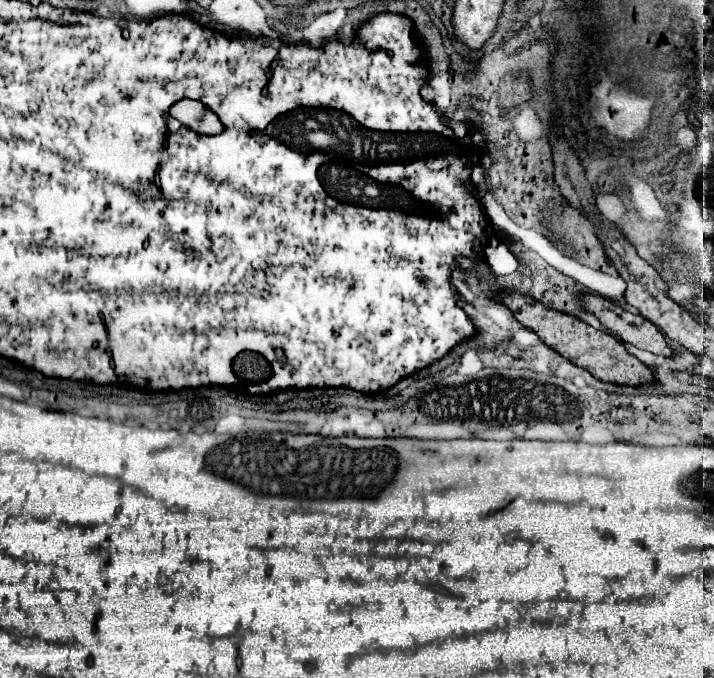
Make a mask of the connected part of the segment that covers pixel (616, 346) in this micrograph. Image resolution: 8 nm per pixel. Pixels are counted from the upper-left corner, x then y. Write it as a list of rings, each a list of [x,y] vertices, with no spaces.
[[[518,292],[500,294],[500,300],[514,312],[514,316],[520,324],[524,324],[532,332],[536,332],[548,346],[558,350],[564,358],[568,358],[576,366],[586,368],[594,378],[612,382],[612,384],[624,384],[624,386],[642,386],[642,384],[656,382],[654,372],[646,364],[642,364],[636,356],[632,356],[624,348],[624,344],[620,340],[616,340],[616,336],[606,334],[602,330],[594,330],[590,324],[586,324],[574,316],[550,310],[550,308],[542,306],[540,302],[536,302],[528,296],[522,296]]]

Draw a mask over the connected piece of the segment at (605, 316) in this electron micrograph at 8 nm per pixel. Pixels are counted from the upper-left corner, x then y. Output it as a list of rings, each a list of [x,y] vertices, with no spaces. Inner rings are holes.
[[[584,296],[582,304],[588,312],[592,312],[602,324],[606,324],[622,342],[632,344],[640,350],[674,356],[674,348],[668,344],[660,328],[656,328],[650,320],[640,314],[632,314],[614,302],[600,296]]]

